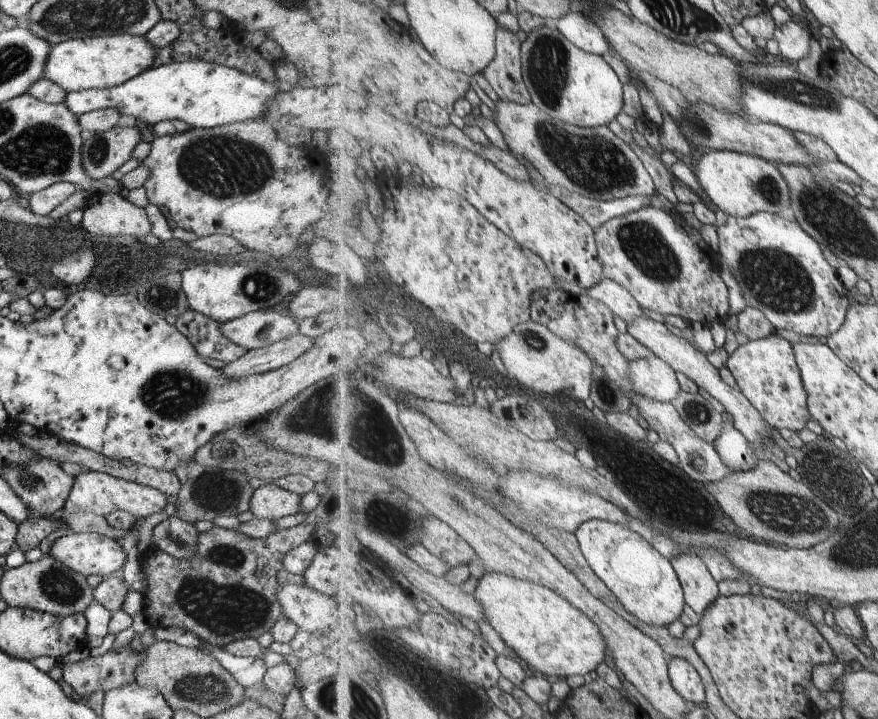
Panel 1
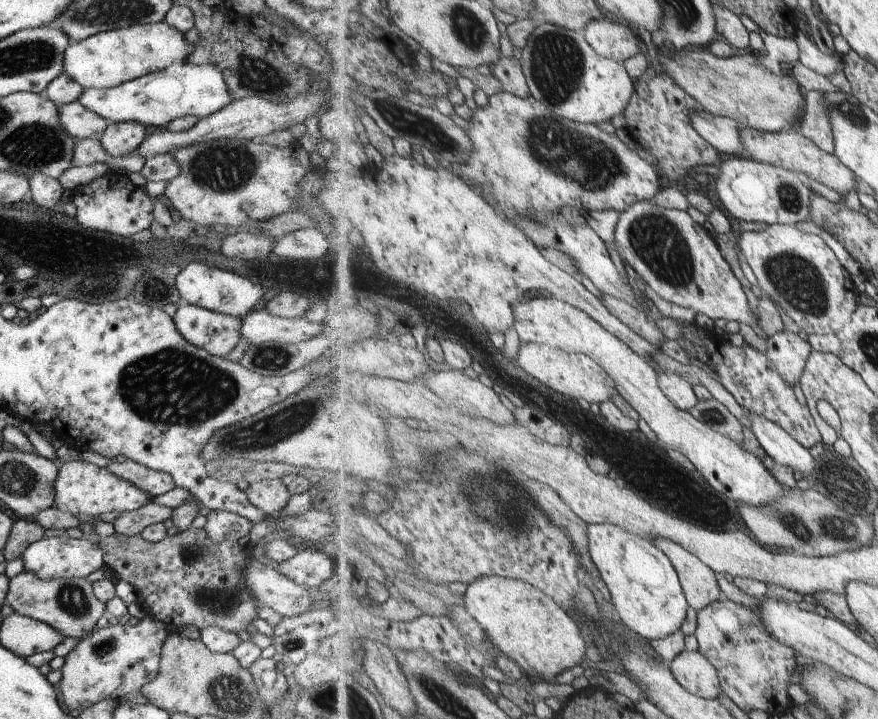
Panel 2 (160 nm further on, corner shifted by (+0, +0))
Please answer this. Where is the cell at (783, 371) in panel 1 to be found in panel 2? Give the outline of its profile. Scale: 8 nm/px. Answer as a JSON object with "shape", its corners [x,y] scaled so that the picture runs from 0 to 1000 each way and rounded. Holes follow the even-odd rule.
{"shape":[[[890,460],[874,470],[874,488],[871,492],[879,501],[886,516],[895,530],[905,537],[912,526],[919,502],[924,495],[926,481],[915,473],[909,463]]]}

